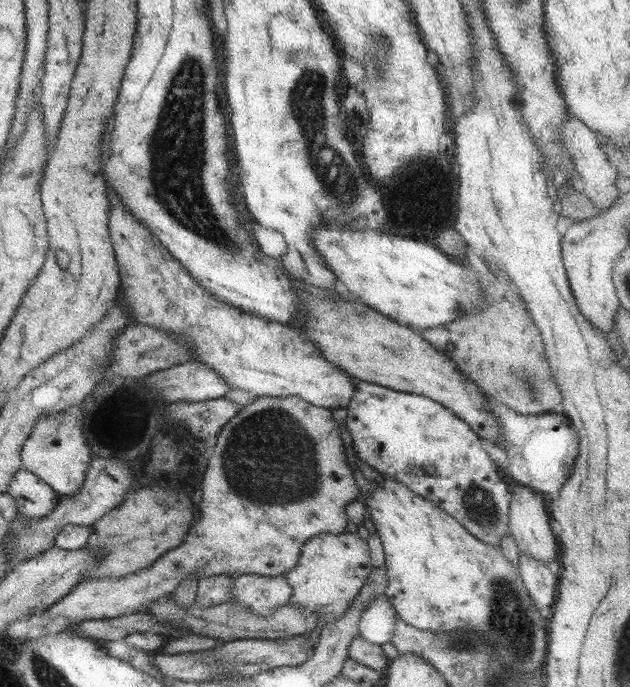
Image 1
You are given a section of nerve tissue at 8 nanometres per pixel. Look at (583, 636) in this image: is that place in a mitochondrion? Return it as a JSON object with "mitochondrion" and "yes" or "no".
{"mitochondrion":"no"}

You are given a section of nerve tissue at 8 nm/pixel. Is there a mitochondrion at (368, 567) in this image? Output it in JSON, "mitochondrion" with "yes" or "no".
{"mitochondrion":"no"}

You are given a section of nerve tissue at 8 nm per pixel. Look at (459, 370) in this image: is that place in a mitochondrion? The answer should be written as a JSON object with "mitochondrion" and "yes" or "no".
{"mitochondrion":"no"}

